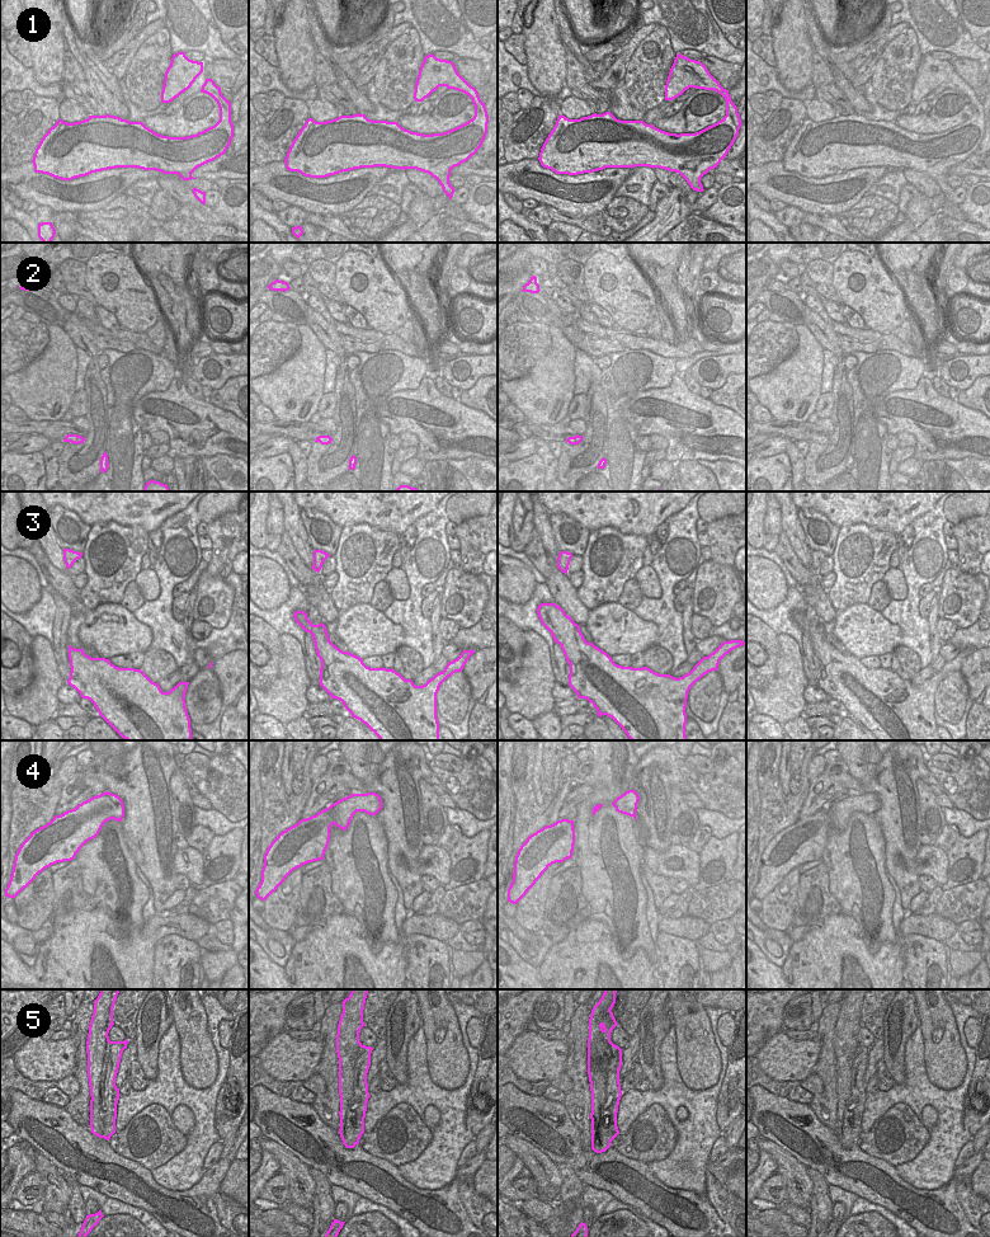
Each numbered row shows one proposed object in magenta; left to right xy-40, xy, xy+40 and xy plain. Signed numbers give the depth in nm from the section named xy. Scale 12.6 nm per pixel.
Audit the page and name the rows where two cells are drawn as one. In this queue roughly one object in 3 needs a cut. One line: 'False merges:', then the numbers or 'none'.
False merges: 1, 5.

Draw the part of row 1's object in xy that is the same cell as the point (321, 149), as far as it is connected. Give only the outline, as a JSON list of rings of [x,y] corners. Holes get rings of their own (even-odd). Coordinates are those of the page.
[[[430,53],[419,70],[415,102],[423,102],[439,86],[467,94],[475,105],[473,118],[433,135],[411,132],[397,122],[372,121],[359,113],[326,122],[308,118],[287,152],[287,170],[326,178],[360,168],[416,169],[430,174],[442,187],[451,184],[451,170],[481,147],[489,116],[477,90],[458,74],[454,64]]]

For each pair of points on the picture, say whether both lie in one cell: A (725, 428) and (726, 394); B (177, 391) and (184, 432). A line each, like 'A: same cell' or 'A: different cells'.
A: different cells
B: same cell

